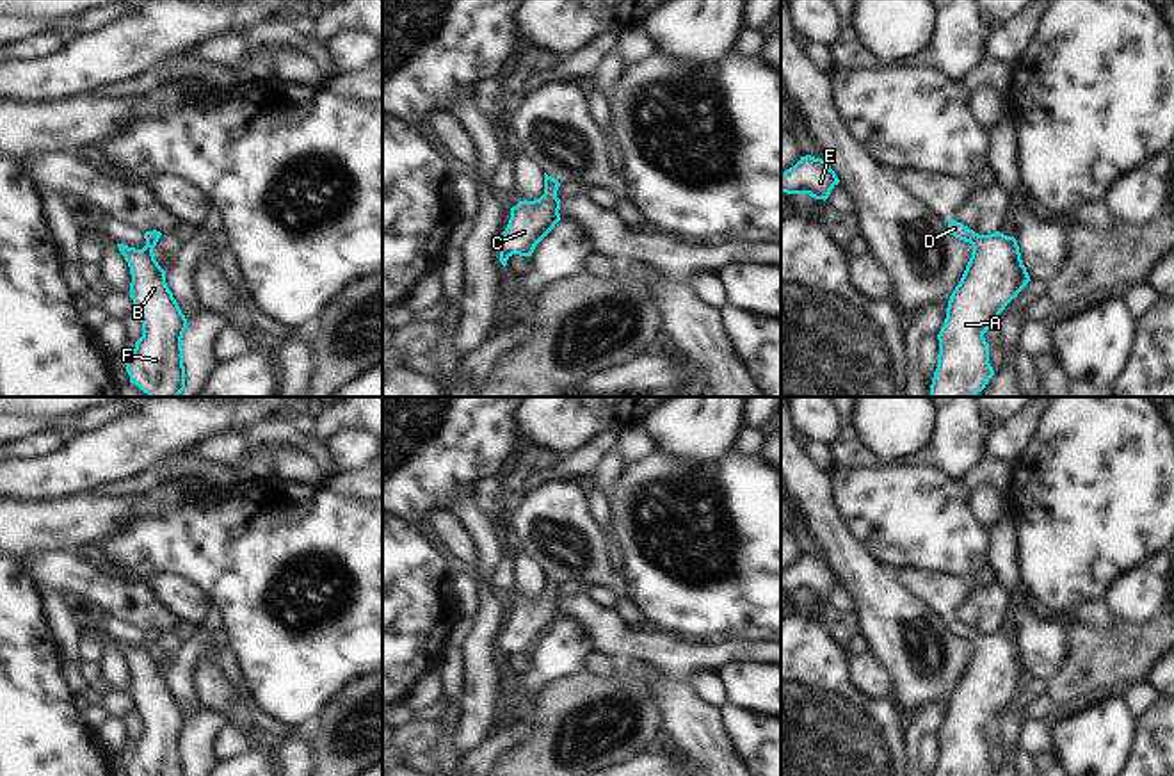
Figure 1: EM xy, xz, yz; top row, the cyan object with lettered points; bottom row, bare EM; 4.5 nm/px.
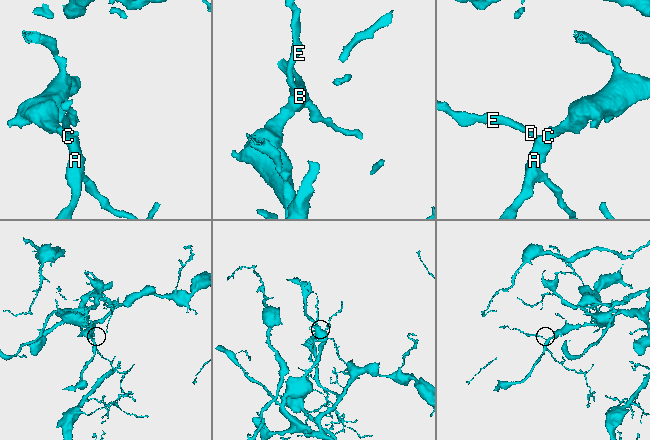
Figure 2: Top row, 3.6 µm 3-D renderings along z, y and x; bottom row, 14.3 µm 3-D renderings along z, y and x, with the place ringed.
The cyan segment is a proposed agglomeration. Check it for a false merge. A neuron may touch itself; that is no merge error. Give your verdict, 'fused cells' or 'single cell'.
single cell

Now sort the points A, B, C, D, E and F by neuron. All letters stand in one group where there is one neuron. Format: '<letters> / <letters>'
A B C D E F

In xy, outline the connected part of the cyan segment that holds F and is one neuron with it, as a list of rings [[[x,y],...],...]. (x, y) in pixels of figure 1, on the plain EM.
[[[157,628],[146,630],[142,648],[117,643],[130,666],[130,696],[142,721],[142,735],[133,751],[125,755],[130,776],[185,776],[181,737],[187,717],[153,653],[160,635]]]

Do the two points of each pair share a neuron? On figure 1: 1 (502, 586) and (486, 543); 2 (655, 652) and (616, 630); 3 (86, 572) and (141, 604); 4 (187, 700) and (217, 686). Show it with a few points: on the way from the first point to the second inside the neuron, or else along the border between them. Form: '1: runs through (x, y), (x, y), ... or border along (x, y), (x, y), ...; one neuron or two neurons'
1: border along (502, 556), (491, 572), (491, 586), (500, 595); two neurons
2: runs through (646, 645), (625, 639); one neuron
3: runs through (100, 586), (111, 595), (127, 597); one neuron
4: border along (203, 661), (194, 671), (196, 696), (201, 707); two neurons

